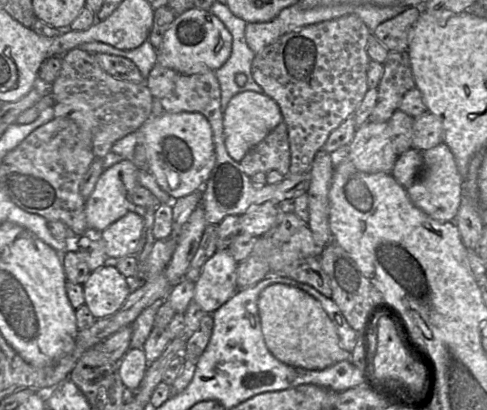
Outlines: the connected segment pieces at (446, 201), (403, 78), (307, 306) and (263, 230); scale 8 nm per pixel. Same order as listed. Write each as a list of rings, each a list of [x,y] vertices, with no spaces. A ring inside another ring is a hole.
[[[445,142],[422,152],[423,167],[415,182],[407,188],[412,203],[440,222],[455,221],[462,200],[462,176],[453,153]]]
[[[389,51],[383,68],[377,101],[369,118],[369,121],[377,123],[387,123],[404,94],[416,87],[407,51]]]
[[[286,284],[269,285],[259,296],[258,311],[267,348],[281,362],[308,370],[322,370],[339,361],[351,361],[350,352],[340,347],[336,328],[320,302],[305,291]]]
[[[266,201],[253,206],[240,216],[240,232],[255,237],[266,234],[278,221],[279,204]]]

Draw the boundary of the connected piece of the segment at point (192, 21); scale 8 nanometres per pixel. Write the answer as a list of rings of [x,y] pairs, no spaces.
[[[192,7],[176,16],[164,34],[158,50],[158,62],[182,74],[215,71],[232,52],[233,36],[222,20],[210,10]]]

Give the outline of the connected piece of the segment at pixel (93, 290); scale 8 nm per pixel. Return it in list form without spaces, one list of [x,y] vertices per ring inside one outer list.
[[[114,262],[94,270],[83,284],[85,304],[96,319],[117,312],[133,289],[133,283],[116,268]]]

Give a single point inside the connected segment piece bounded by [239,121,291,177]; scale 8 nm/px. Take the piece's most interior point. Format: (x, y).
(273, 153)

